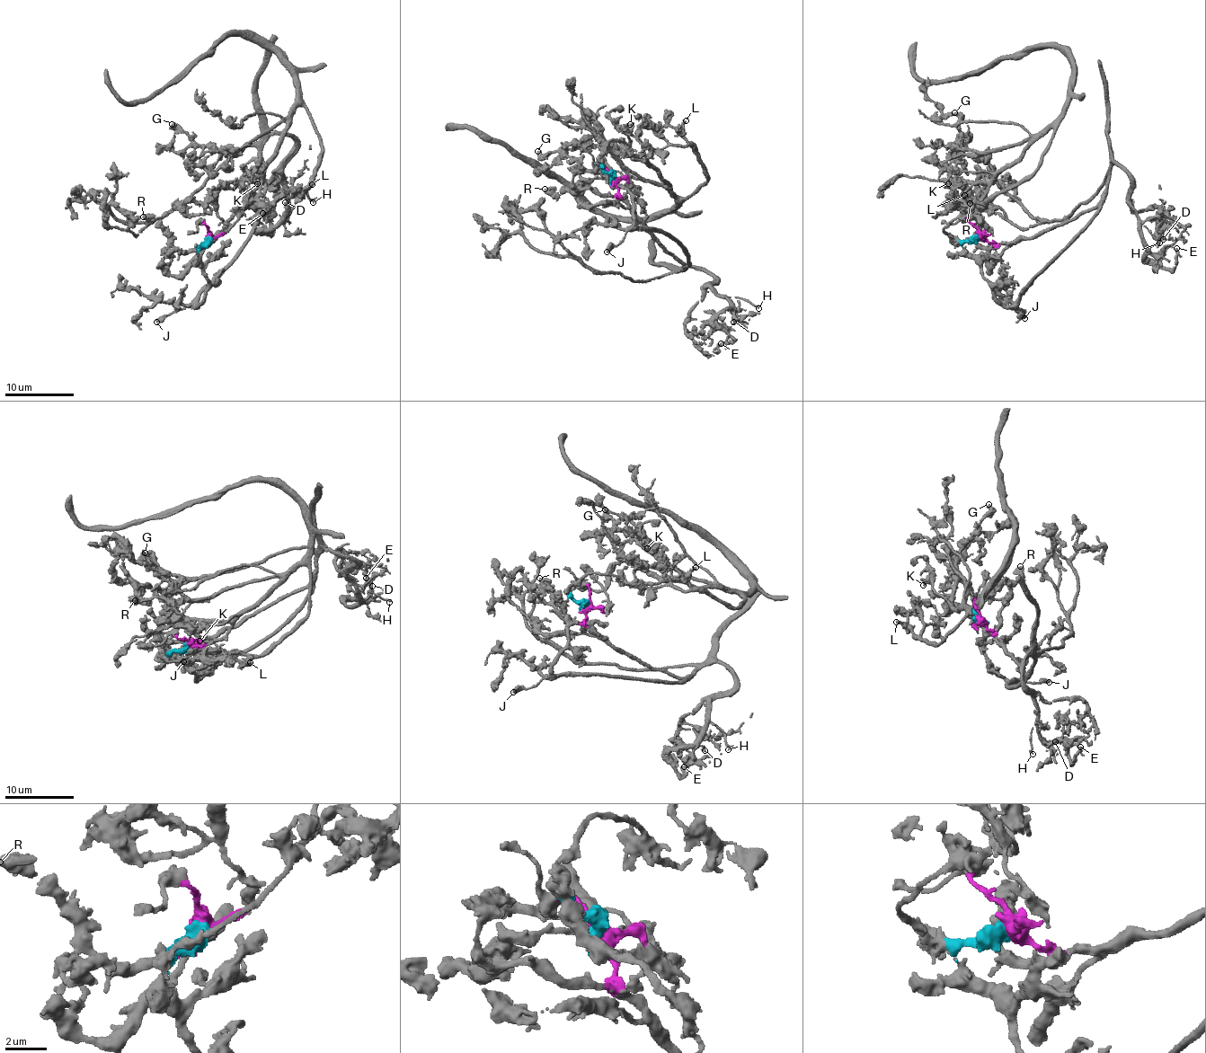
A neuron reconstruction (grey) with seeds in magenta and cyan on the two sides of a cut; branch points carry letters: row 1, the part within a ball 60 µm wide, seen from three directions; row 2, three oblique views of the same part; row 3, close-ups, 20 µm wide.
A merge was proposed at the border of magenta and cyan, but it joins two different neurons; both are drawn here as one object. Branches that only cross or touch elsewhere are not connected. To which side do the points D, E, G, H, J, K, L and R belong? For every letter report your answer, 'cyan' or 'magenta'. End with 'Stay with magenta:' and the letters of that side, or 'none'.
D: magenta
E: magenta
G: cyan
H: magenta
J: magenta
K: cyan
L: cyan
R: magenta
Stay with magenta: D, E, H, J, R

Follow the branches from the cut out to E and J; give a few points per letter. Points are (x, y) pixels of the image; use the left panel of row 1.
E: (208, 238), (261, 180), (261, 145), (287, 133), (285, 216), (262, 231), (262, 212)
J: (208, 238), (208, 244), (214, 242), (245, 199), (264, 187), (246, 239), (214, 278), (187, 305), (155, 322)

